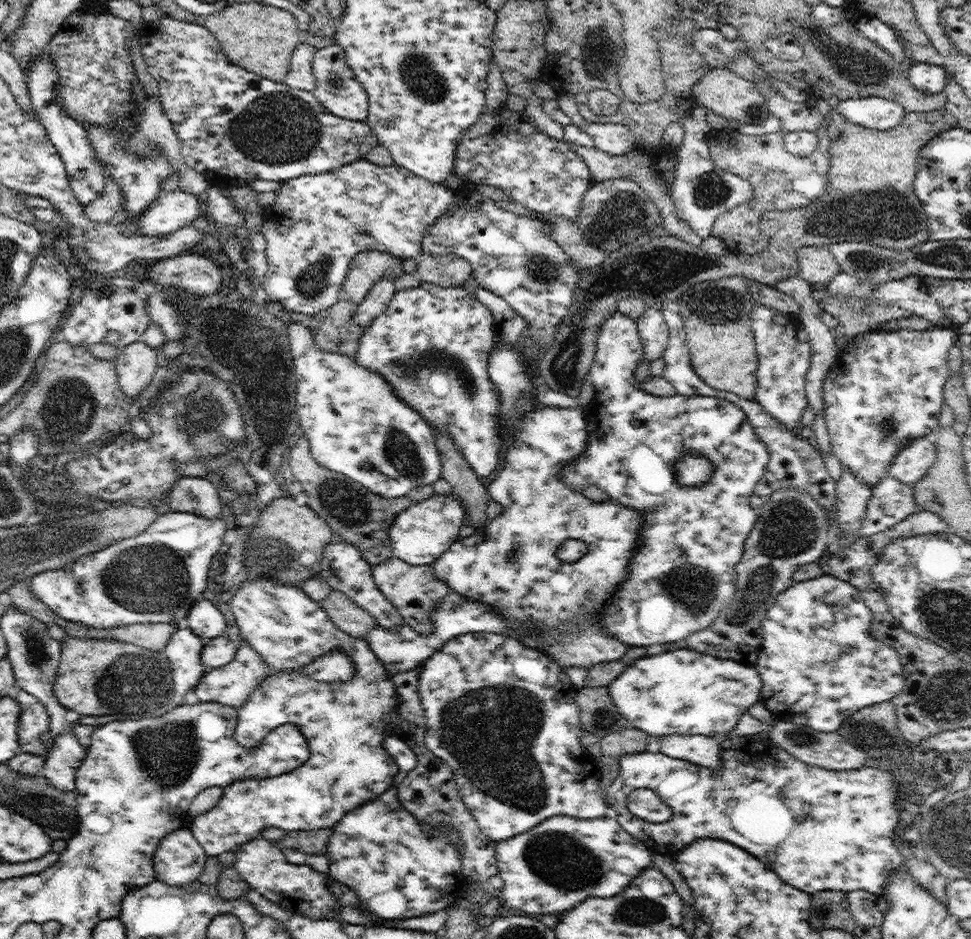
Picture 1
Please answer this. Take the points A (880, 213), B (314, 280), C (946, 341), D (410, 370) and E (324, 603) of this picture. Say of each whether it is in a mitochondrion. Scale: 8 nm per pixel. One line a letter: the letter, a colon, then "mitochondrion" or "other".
A: mitochondrion
B: mitochondrion
C: other
D: mitochondrion
E: other

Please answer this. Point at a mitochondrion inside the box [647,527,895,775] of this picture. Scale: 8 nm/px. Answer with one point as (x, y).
(693, 588)

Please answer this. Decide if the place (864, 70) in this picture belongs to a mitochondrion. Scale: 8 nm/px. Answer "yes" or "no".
yes

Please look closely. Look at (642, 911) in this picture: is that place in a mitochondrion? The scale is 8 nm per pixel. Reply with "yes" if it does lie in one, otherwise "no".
yes

